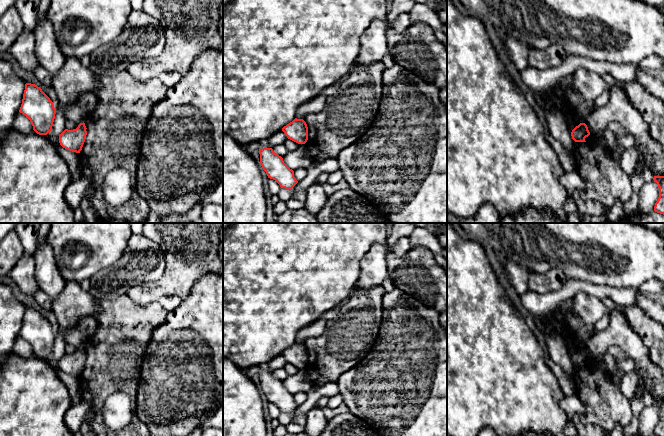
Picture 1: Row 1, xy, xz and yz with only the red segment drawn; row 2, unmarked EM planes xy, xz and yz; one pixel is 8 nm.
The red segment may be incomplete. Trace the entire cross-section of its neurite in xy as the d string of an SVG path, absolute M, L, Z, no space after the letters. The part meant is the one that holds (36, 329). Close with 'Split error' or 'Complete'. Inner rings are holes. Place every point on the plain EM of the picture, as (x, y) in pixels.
M26 307L19 334L31 346L39 359L47 359L52 354L56 333L50 322L35 308Z. Complete

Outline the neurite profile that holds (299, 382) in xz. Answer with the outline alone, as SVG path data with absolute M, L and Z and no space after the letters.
M300 368L297 374L288 376L282 382L284 387L293 395L299 392L308 393L314 387L304 368Z

